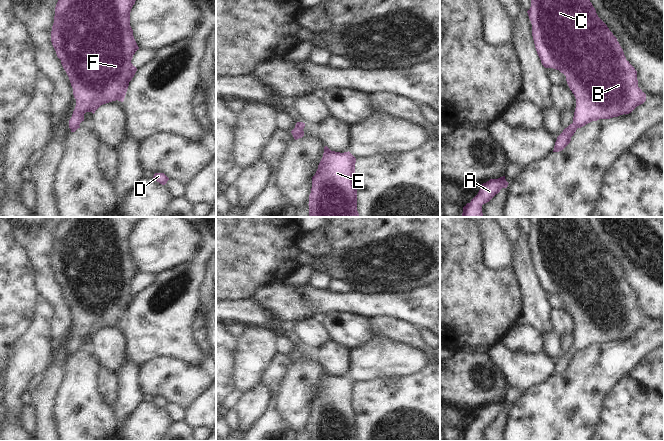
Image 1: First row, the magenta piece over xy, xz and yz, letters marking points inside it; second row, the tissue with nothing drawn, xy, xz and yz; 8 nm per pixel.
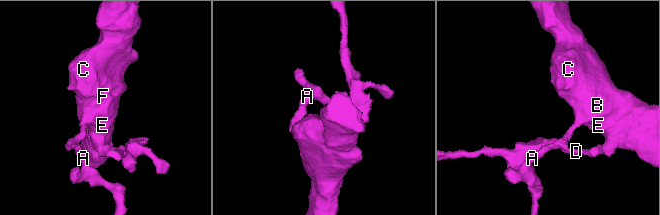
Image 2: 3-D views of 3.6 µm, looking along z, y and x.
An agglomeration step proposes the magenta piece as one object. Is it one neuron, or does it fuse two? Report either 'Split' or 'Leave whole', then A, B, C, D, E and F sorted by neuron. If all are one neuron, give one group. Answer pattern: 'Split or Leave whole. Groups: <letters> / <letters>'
Leave whole. Groups: A B C D E F.

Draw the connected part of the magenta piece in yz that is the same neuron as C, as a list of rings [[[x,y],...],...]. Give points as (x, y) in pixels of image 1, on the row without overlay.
[[[529,217],[531,221],[531,231],[527,235],[529,243],[532,248],[532,260],[535,268],[537,278],[541,284],[542,289],[545,292],[553,292],[559,294],[566,300],[567,308],[576,322],[576,332],[573,341],[573,347],[570,348],[563,356],[557,361],[553,376],[562,375],[571,365],[571,361],[574,359],[578,352],[585,350],[586,348],[597,345],[599,343],[610,343],[618,341],[623,338],[631,337],[637,330],[643,328],[646,325],[646,318],[638,311],[637,295],[626,284],[623,273],[621,272],[617,262],[609,254],[607,249],[598,241],[595,232],[585,219],[585,217]]]

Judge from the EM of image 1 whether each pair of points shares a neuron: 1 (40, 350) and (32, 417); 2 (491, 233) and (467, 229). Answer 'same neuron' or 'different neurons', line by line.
1: different neurons
2: different neurons

